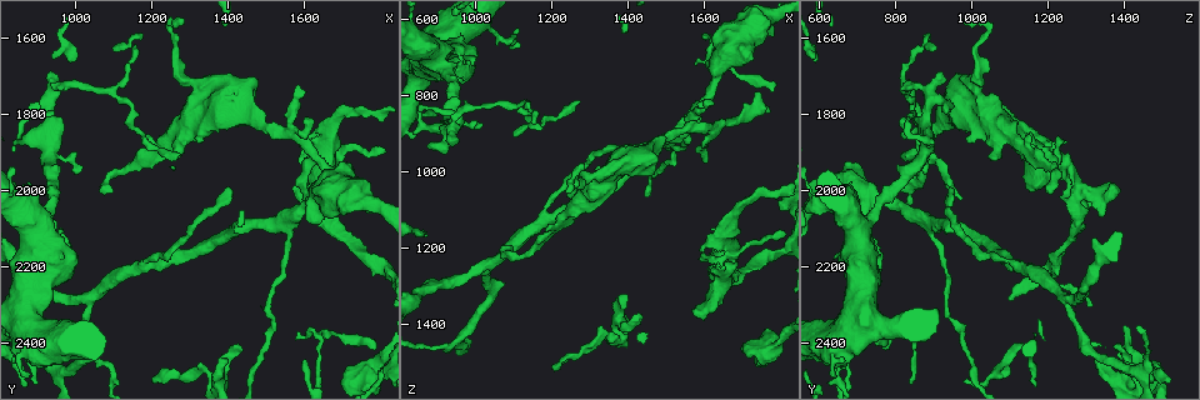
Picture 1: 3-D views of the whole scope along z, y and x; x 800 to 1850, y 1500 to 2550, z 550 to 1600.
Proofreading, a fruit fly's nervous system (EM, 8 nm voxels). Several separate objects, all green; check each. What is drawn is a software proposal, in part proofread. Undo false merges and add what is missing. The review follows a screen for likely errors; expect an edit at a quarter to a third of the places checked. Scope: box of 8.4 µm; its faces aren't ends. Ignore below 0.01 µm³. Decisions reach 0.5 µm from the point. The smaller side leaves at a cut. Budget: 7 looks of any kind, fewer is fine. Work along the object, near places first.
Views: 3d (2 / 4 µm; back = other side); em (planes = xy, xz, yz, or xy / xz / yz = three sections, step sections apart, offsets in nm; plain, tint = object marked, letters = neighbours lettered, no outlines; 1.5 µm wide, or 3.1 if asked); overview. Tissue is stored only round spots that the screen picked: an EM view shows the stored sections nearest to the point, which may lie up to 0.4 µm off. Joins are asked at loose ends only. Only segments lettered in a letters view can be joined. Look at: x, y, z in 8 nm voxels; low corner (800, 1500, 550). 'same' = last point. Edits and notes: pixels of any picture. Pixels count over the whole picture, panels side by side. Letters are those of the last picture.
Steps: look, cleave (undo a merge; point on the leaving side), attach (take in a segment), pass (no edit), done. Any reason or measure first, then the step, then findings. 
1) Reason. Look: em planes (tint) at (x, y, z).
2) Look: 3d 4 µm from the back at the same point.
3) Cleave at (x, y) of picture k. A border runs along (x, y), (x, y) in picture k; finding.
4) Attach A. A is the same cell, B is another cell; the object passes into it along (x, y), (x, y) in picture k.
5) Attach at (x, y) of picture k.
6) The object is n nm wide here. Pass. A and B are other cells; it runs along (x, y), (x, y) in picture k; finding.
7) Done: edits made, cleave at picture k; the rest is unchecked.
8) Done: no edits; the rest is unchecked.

Arms part here. Look: em planes (letters) at (1030, 2285, 1255).

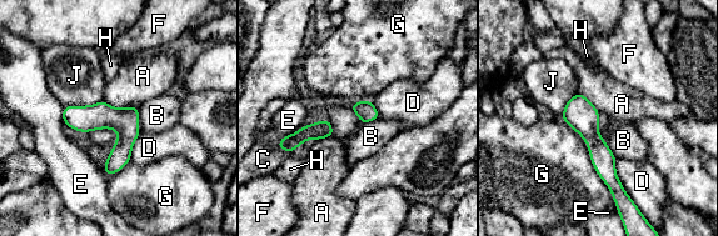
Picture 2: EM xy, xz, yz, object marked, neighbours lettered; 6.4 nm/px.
Pass. A, B, C, D, E, F, G, H and J are other cells; continuous, no second cell.

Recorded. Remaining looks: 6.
Abrupt turn. Look: em planes (tint) at (1725, 2475, 1470).

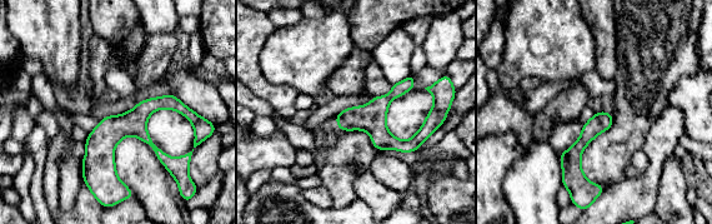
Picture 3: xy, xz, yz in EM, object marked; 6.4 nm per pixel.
Look: em planes (letters) at the same point.

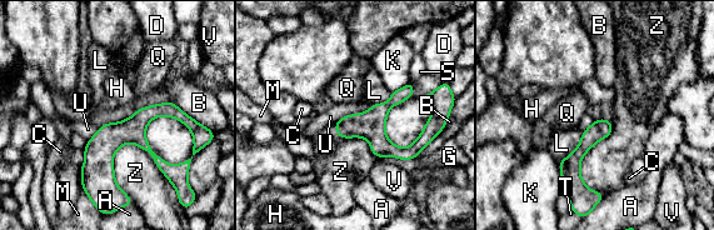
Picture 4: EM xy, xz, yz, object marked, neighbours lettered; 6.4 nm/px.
Pass. A, B, C, D, G, H, K, L, M, Q, S, T, U, V and Z are other cells; it runs along (189, 124), (150, 111), (104, 153), (104, 211) in picture 4; continuous, no second cell.

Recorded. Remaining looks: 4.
Free end. Look: em xy step 4 (letters) at (1590, 1725, 840).

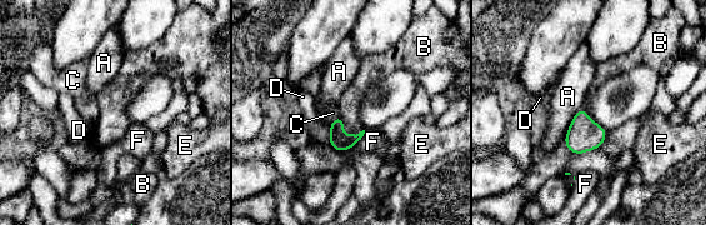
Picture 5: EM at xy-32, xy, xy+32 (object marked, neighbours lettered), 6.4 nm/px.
Pass. A, B, C, D, E and F are other cells; none of them fits.

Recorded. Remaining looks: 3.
Done: no edits; the rest is unchecked.

